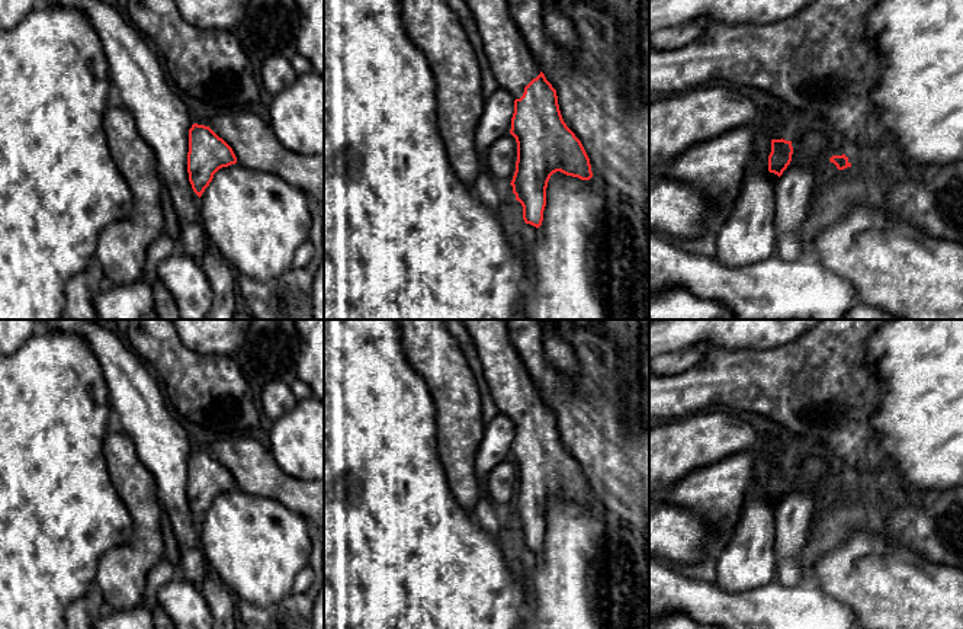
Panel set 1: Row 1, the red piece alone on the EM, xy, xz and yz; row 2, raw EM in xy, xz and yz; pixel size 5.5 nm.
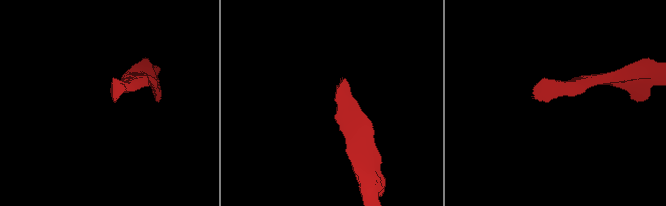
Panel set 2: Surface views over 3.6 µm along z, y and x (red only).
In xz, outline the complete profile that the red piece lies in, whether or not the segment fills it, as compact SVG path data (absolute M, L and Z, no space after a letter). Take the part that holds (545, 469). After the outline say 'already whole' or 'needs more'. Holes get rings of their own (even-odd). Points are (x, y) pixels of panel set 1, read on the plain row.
M460 321L474 340L495 407L516 424L510 459L517 468L517 487L510 510L523 532L524 548L539 553L550 501L561 497L590 506L590 484L564 447L556 415L521 363L510 340L507 321Z; needs more

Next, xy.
M193 449L189 455L187 498L193 517L200 523L214 500L237 488L232 474L209 452Z; already whole

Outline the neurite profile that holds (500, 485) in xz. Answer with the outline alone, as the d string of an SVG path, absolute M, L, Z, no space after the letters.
M508 459L497 465L485 479L485 494L503 510L510 510L516 497L517 468Z

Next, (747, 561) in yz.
M758 434L751 450L755 456L754 478L741 517L729 540L716 552L716 584L729 593L741 593L767 585L776 578L774 527L779 501L768 497L768 481L773 465L790 466L790 440Z

